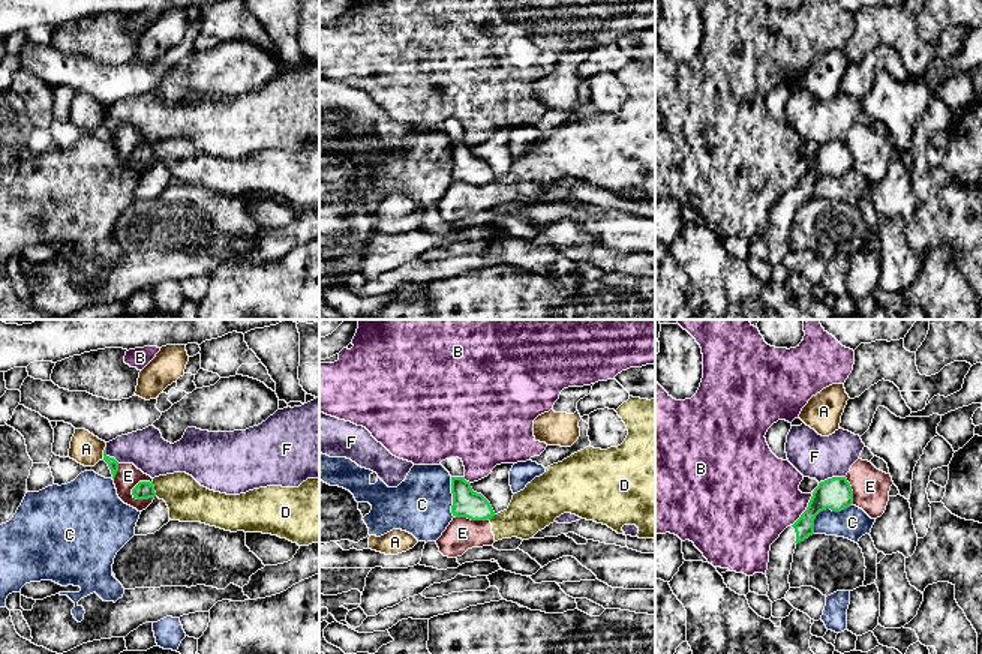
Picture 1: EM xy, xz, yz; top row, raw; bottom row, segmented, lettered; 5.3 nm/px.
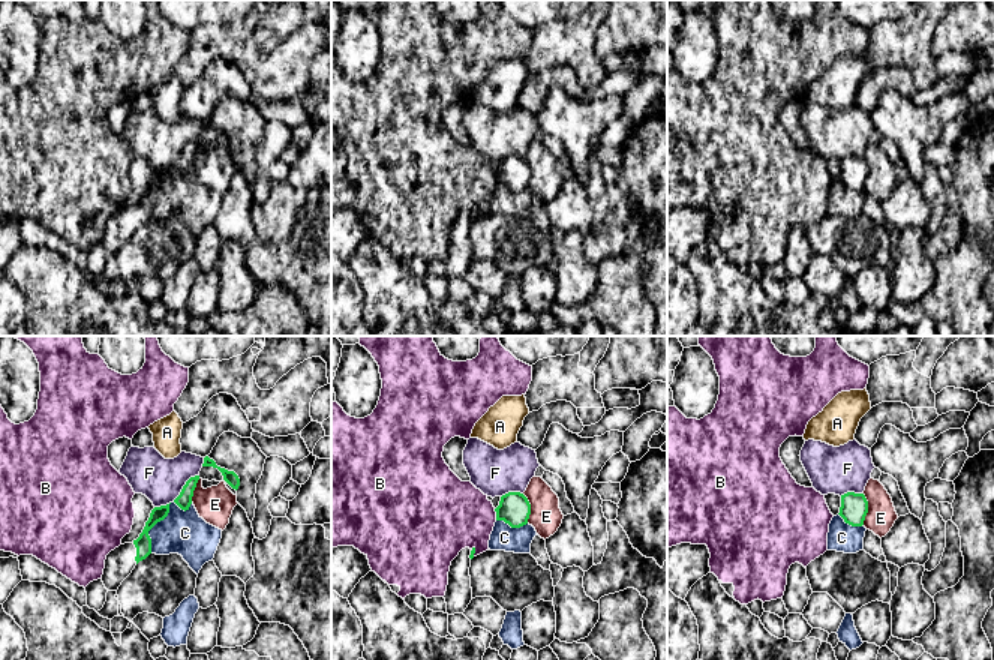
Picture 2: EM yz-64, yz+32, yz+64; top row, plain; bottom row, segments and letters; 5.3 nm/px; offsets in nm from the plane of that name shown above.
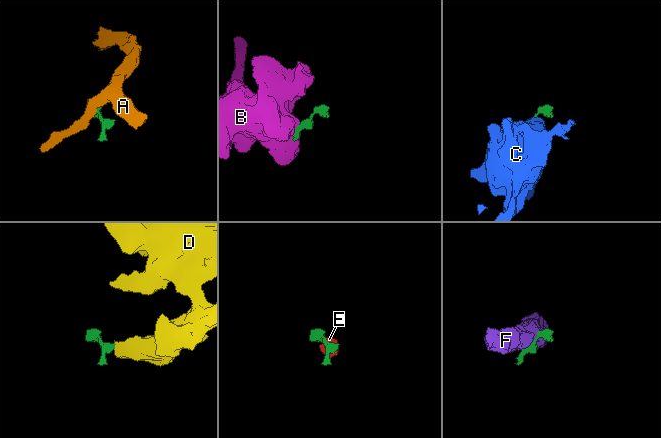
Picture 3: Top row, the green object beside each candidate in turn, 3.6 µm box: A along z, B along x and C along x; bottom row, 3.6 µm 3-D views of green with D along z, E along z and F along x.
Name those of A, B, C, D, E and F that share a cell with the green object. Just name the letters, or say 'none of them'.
none of them

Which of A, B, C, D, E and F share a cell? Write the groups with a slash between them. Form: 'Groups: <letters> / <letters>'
Groups: A / B / C / D E / F

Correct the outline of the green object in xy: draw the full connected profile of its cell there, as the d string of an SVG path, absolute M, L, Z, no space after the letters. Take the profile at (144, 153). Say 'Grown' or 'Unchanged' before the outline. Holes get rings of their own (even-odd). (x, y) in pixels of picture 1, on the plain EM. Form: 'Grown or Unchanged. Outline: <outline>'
Unchanged. Outline: M139 146L133 153L132 153L132 159L136 164L148 164L148 162L154 162L156 156L154 156L154 150L153 146Z

